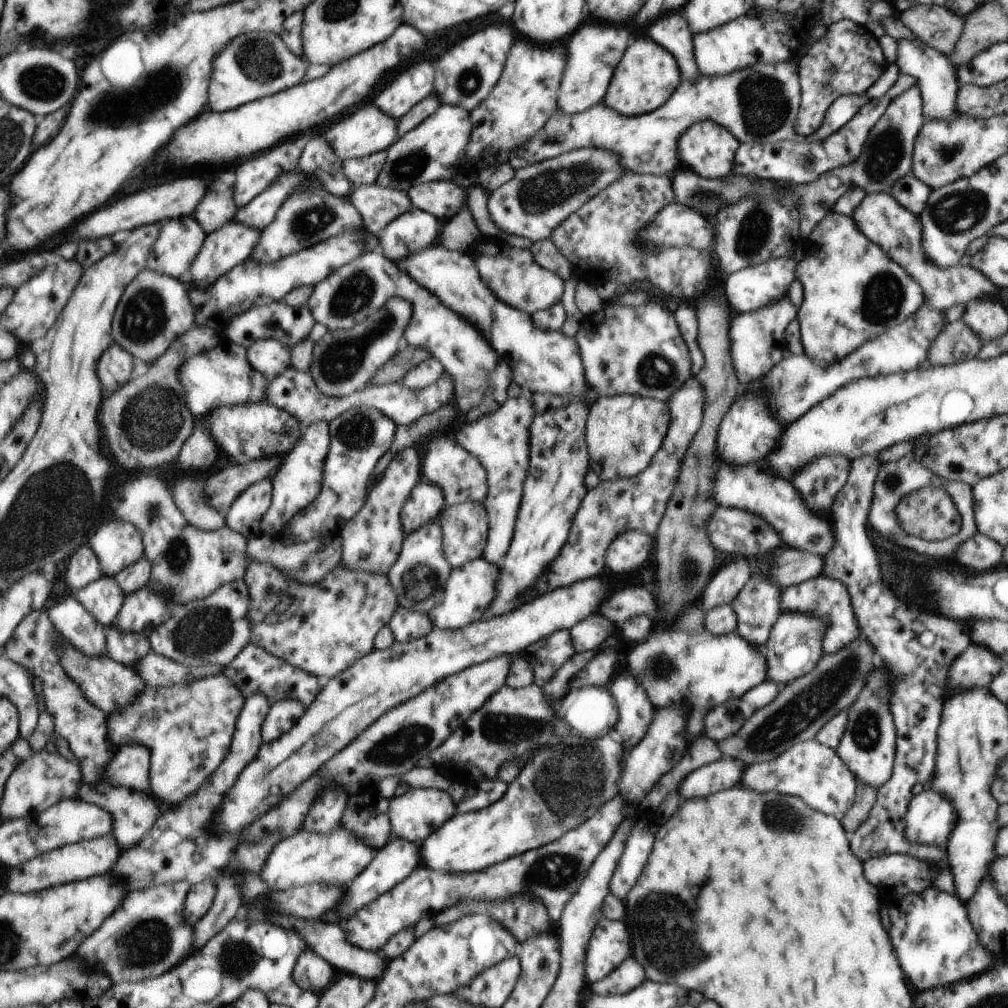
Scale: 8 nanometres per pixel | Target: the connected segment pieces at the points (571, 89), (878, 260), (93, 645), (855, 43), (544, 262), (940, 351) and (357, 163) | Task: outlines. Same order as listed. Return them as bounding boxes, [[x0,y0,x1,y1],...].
[[556,24,629,114],[796,209,924,364],[47,593,108,656],[793,20,886,137],[529,239,573,282],[926,320,979,366],[343,151,386,187]]

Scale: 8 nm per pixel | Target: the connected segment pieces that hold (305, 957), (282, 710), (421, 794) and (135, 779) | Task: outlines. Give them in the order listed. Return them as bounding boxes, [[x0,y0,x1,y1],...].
[[294,949,335,993],[262,699,305,742],[388,788,456,845],[105,746,151,790]]

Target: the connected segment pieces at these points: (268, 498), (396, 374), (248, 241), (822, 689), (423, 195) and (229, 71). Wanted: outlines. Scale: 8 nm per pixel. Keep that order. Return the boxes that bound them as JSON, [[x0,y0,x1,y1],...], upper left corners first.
[[227,478,273,540],[370,343,430,386],[186,219,264,288],[716,636,876,766],[405,181,466,223],[208,32,307,112]]

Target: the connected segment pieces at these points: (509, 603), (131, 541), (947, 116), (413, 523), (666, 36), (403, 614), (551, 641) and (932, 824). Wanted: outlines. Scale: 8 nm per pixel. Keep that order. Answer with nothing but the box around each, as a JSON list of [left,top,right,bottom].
[[489,391,597,617],[87,519,146,577],[894,38,959,122],[401,479,444,533],[647,12,700,80],[388,608,431,644],[527,629,576,688],[905,789,957,846]]

